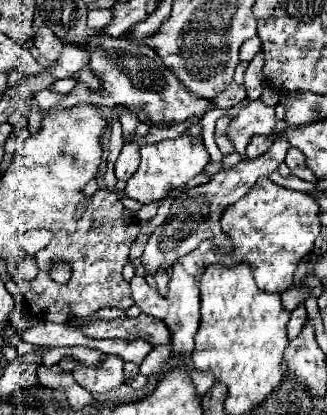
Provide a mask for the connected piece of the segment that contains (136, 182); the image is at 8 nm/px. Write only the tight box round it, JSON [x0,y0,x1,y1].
[124,136,210,204]

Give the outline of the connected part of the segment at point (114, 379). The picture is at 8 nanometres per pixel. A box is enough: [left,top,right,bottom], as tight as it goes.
[72,354,126,394]

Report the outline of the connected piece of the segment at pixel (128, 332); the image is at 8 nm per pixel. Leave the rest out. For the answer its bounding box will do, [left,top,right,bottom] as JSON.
[78,314,170,346]

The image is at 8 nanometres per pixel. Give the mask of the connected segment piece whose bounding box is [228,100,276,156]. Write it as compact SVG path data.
M260 100L250 102L234 120L232 120L232 136L230 142L234 144L236 152L244 156L246 144L256 134L272 134L276 128L276 112L274 106L264 106Z

